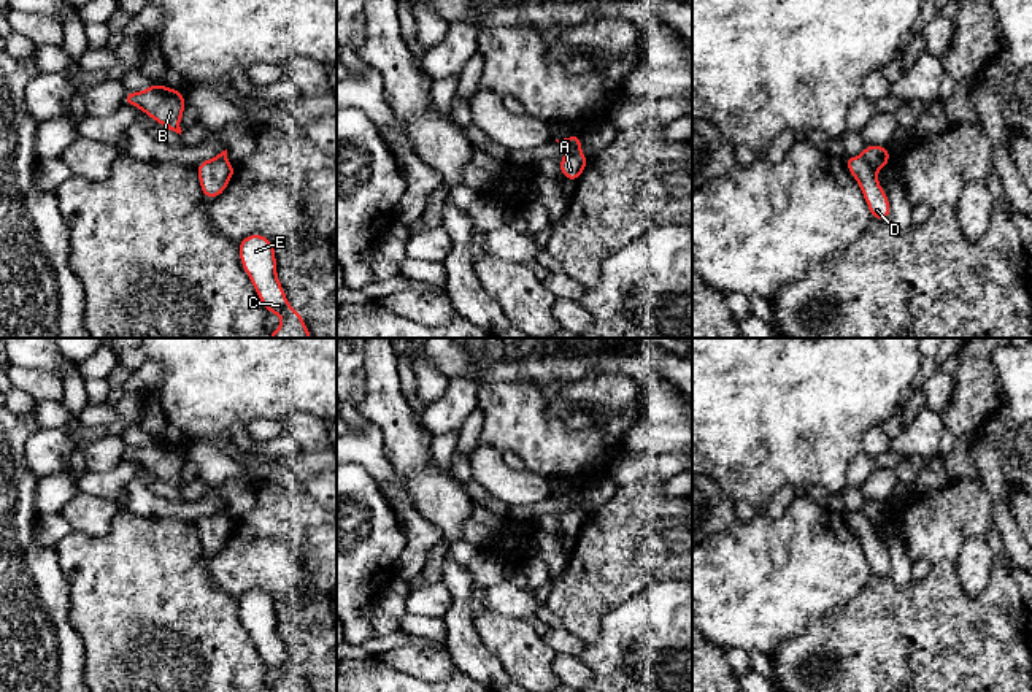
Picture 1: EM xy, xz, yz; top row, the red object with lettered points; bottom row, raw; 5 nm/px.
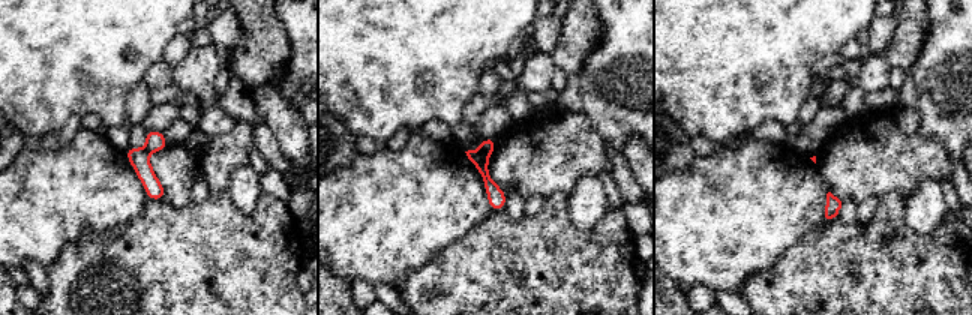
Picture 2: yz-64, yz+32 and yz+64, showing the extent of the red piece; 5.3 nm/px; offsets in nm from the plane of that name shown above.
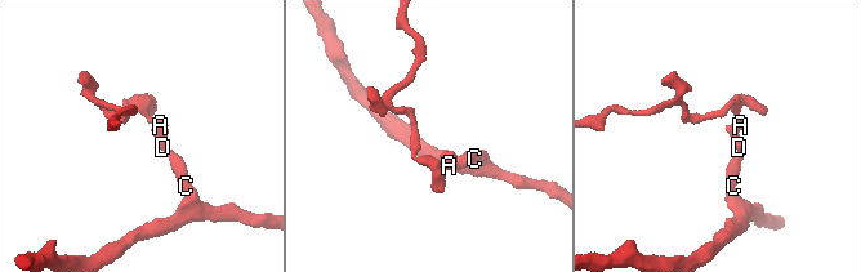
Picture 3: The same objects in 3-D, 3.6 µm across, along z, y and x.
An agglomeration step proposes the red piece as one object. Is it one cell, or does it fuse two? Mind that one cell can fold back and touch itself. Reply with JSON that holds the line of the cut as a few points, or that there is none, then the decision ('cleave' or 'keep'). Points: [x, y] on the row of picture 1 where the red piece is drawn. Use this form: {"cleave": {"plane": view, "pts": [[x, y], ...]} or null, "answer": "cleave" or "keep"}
{"cleave": {"plane": "yz", "pts": [[861, 156], [875, 170]]}, "answer": "cleave"}

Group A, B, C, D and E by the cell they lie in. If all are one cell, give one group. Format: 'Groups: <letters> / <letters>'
Groups: A B / C D E

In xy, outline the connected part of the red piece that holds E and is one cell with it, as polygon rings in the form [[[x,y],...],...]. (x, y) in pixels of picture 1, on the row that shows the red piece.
[[[252,233],[238,243],[240,262],[254,290],[271,314],[281,314],[279,327],[268,338],[311,338],[302,314],[292,308],[276,273],[275,244],[264,235]]]

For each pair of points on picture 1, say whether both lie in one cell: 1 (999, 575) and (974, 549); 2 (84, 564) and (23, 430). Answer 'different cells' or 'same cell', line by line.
1: different cells
2: different cells

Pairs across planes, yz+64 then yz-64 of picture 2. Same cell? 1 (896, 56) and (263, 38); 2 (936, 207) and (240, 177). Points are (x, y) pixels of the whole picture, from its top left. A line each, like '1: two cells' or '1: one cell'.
1: one cell
2: one cell

